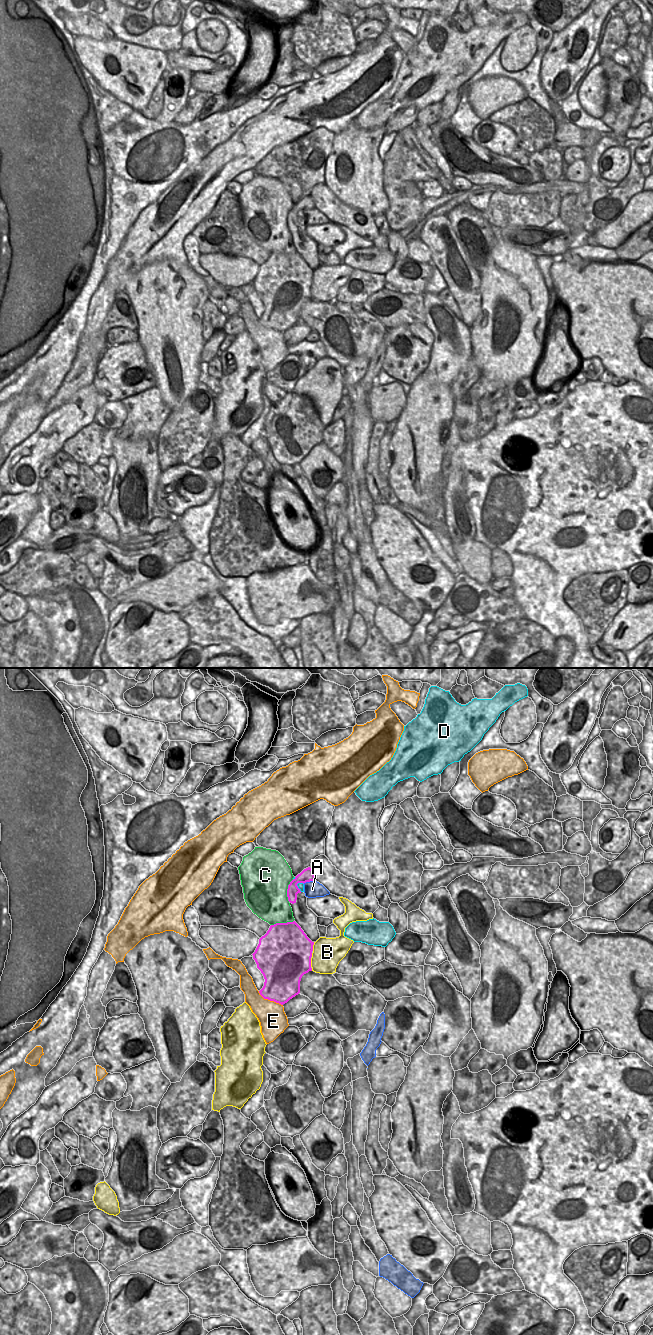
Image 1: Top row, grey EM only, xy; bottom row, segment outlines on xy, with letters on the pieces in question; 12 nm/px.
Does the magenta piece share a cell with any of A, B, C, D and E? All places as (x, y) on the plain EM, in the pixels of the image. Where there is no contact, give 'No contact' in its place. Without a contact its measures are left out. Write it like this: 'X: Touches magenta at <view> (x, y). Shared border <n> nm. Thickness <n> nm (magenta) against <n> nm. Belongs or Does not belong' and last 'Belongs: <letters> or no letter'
A: Touches magenta at xy (308, 209). Shared border 150 nm. Thickness 160 nm (magenta) against 200 nm. Does not belong
B: Touches magenta at xy (312, 274). Shared border 110 nm. Thickness 480 nm (magenta) against 360 nm. Does not belong
C: Touches magenta at xy (287, 218). Shared border 280 nm. Thickness 140 nm (magenta) against 480 nm. Does not belong
D: Touches magenta at xy (297, 215). Shared border 130 nm. Thickness 160 nm (magenta) against 70 nm. Does not belong
E: Touches magenta at xy (270, 328). Shared border 340 nm. Thickness 420 nm (magenta) against 340 nm. Does not belong
Belongs: no letter.

